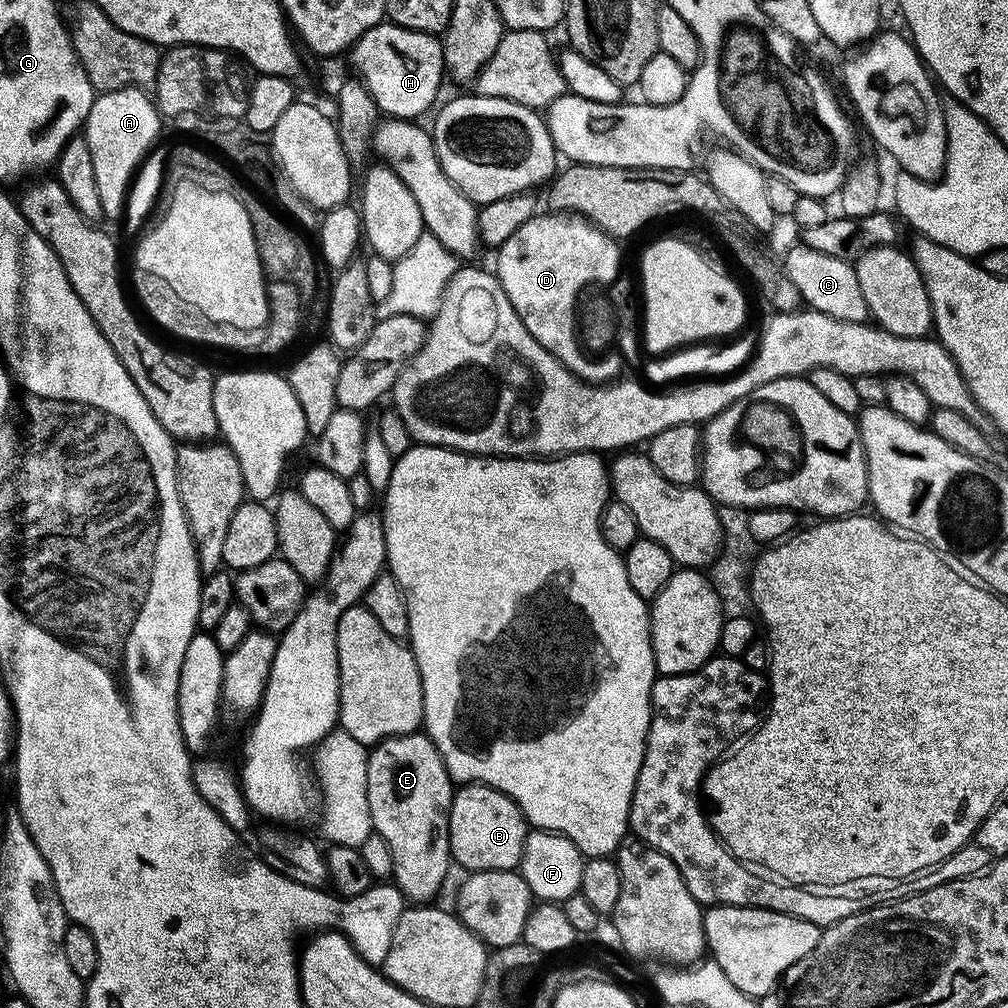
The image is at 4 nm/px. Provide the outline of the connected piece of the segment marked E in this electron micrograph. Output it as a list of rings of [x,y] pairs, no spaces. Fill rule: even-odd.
[[[417,734],[414,736],[399,736],[393,740],[386,740],[383,744],[375,745],[371,749],[368,758],[368,797],[370,798],[370,814],[372,815],[372,826],[375,835],[386,838],[390,846],[390,854],[394,854],[394,883],[409,901],[417,905],[424,906],[432,900],[444,888],[444,883],[448,880],[448,871],[454,868],[452,858],[452,847],[450,846],[450,814],[452,813],[452,803],[456,797],[457,789],[454,787],[454,781],[438,746],[432,741],[432,737],[427,734]]]

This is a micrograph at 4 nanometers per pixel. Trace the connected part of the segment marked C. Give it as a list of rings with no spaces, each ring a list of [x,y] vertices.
[[[799,246],[789,254],[786,271],[790,282],[798,286],[801,301],[811,311],[821,312],[847,324],[869,323],[868,303],[862,294],[862,286],[858,282],[855,267],[849,261],[828,257],[824,253],[819,253],[818,250]]]

